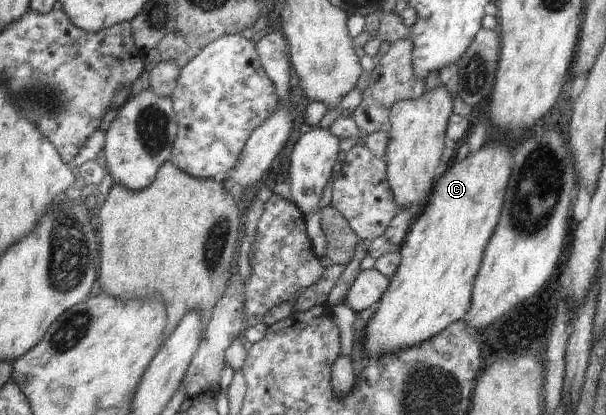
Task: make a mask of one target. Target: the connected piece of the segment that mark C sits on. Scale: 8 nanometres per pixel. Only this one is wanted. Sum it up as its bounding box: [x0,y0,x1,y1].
[361,142,511,360]

